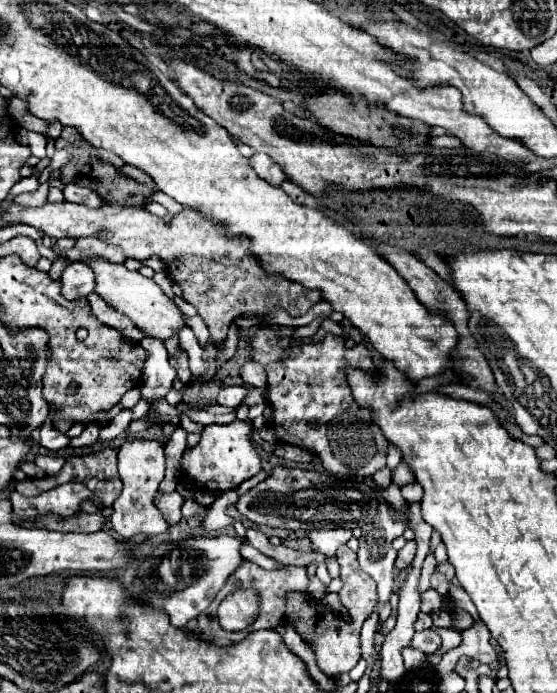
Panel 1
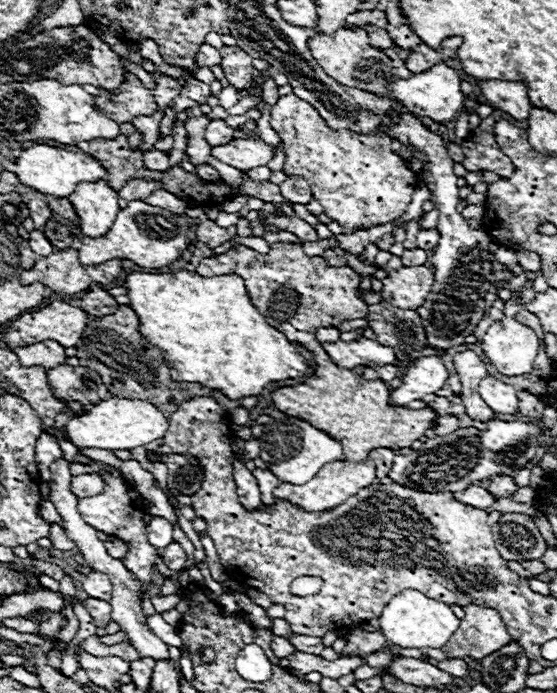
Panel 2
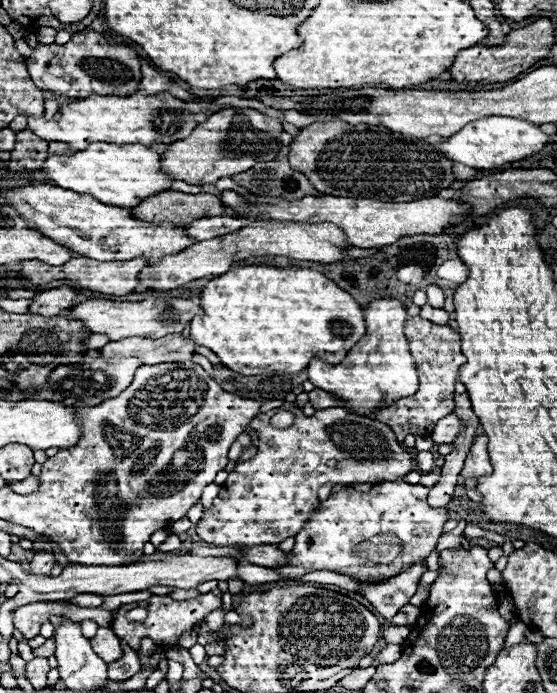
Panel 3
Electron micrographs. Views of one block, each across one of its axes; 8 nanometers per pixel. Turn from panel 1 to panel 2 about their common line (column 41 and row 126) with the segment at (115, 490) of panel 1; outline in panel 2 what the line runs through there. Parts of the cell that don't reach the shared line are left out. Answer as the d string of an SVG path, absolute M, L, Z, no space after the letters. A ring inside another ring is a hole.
M494 110L488 118L484 118L480 122L480 126L476 130L472 130L472 134L462 142L462 150L464 150L464 162L462 166L470 172L484 172L490 170L494 174L498 174L500 178L510 178L510 174L514 172L514 164L510 162L510 158L506 154L502 154L502 150L496 144L496 138L492 132L494 124L504 118L506 112Z

